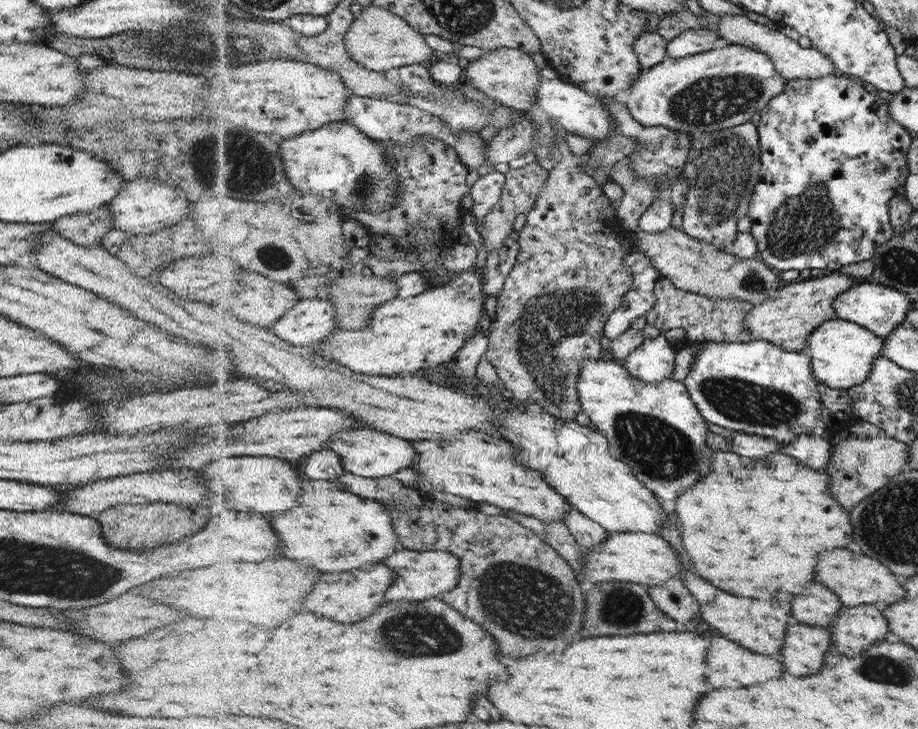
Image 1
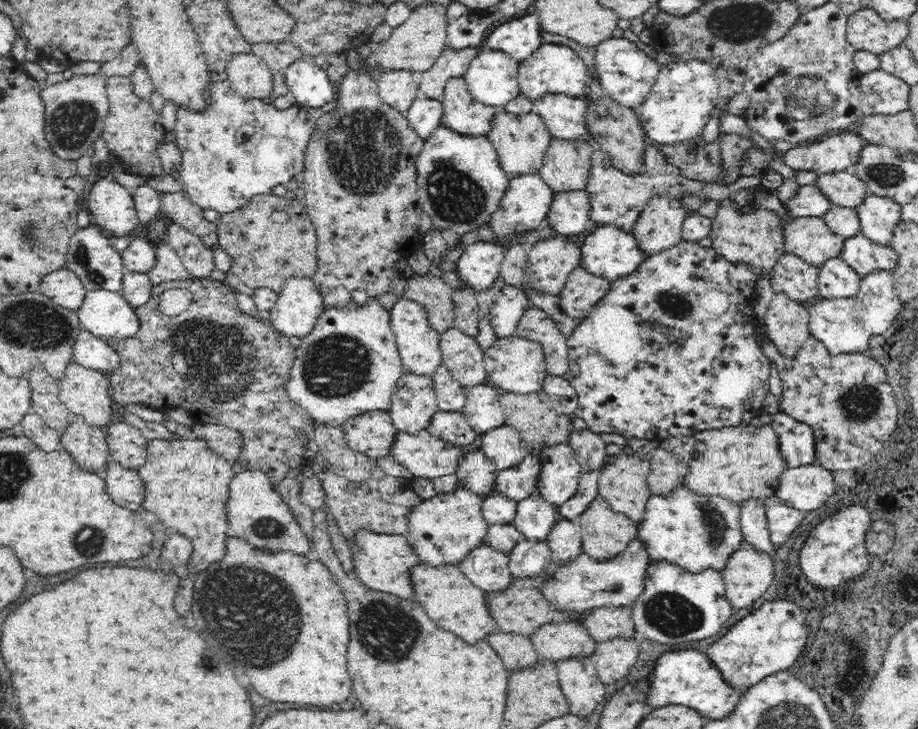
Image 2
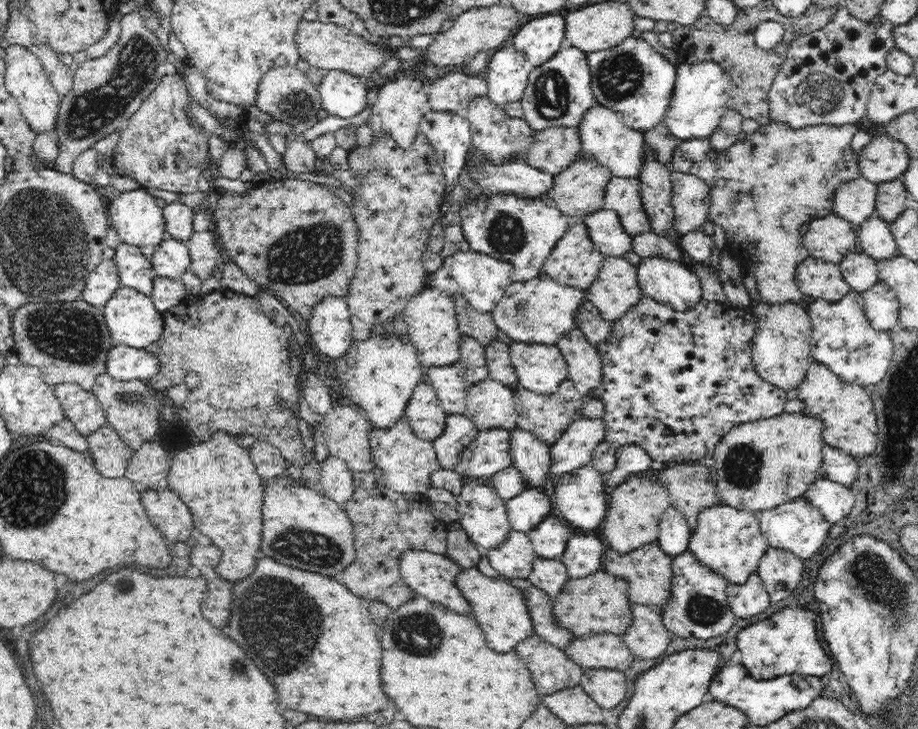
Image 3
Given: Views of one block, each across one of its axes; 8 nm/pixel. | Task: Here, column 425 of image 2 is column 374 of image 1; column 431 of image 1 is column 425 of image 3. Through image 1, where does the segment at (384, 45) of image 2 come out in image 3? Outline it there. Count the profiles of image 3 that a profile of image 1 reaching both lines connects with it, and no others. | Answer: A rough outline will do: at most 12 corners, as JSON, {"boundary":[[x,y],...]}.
{"boundary":[[495,4],[468,8],[421,48],[424,63],[465,64],[494,51],[519,14]]}

